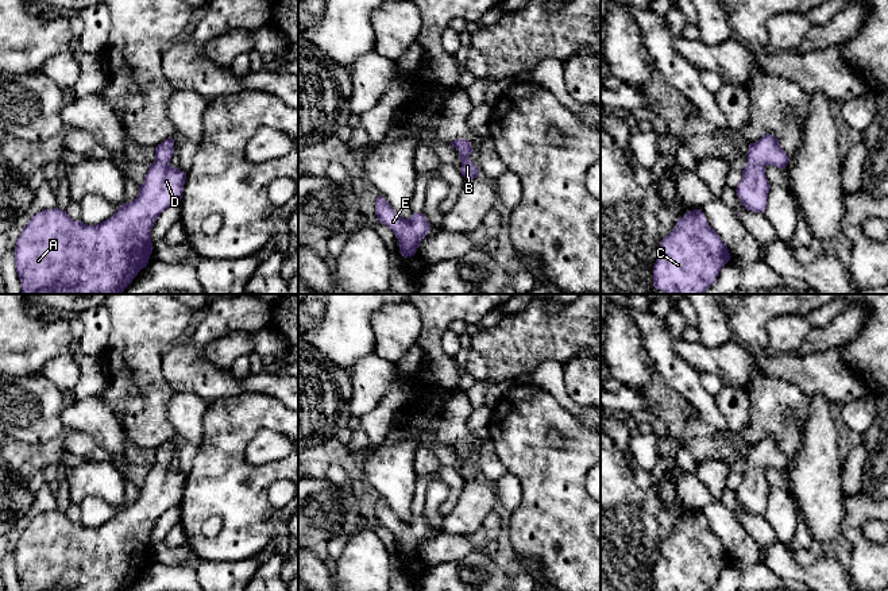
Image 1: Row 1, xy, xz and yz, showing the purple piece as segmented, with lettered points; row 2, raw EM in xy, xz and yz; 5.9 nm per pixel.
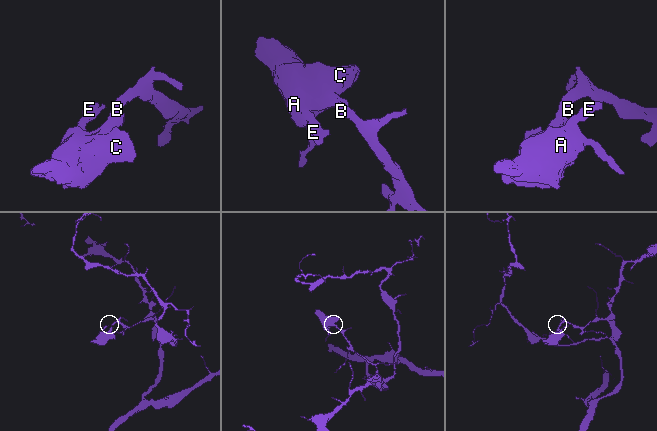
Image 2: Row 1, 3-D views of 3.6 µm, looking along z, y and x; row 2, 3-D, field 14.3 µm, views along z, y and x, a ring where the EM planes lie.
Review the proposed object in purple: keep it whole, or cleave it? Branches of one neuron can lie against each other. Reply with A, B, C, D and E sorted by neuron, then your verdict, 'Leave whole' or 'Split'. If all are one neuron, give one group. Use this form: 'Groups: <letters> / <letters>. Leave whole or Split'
Groups: A B C D E. Leave whole

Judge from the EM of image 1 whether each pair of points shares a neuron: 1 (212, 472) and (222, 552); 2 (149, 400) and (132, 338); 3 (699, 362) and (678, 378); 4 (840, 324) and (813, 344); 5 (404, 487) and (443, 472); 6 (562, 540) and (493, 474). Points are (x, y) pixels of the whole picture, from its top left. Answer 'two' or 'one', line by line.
1: one
2: one
3: two
4: one
5: two
6: two

